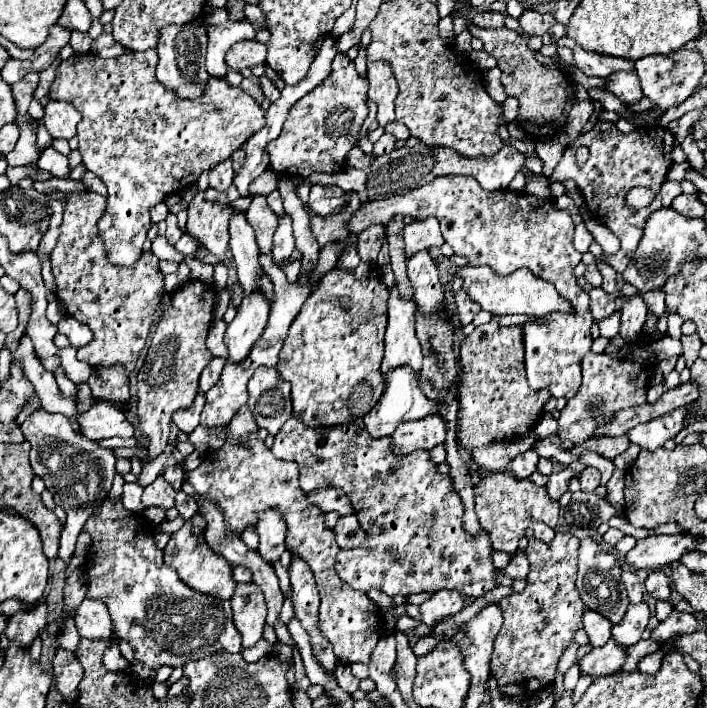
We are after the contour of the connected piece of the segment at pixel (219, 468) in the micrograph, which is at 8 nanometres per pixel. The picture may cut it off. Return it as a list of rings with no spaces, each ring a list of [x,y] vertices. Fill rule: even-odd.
[[[247,405],[241,407],[229,423],[227,443],[221,449],[213,451],[209,459],[205,459],[195,471],[191,471],[187,475],[187,481],[203,499],[211,499],[223,509],[225,523],[235,533],[241,533],[245,527],[255,527],[257,519],[267,507],[277,507],[287,521],[287,549],[295,551],[315,575],[321,595],[319,621],[323,637],[331,641],[335,655],[341,661],[369,663],[371,651],[375,649],[383,633],[381,613],[363,591],[355,591],[347,583],[341,583],[339,575],[335,573],[335,557],[339,553],[339,545],[335,541],[335,533],[323,525],[325,513],[315,505],[309,507],[305,493],[299,487],[297,463],[273,457],[273,453],[257,437],[257,425]],[[245,439],[249,441],[249,447],[239,445],[239,441]]]

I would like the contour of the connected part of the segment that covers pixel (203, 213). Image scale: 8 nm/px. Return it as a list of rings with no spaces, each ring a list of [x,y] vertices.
[[[209,171],[201,174],[201,179],[197,183],[198,193],[187,207],[189,217],[185,231],[193,235],[209,253],[221,259],[229,249],[227,221],[235,211],[227,205],[211,203],[205,199],[205,191],[209,187],[208,175]]]

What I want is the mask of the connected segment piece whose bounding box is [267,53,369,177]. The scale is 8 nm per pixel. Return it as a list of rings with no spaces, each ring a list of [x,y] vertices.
[[[345,53],[337,55],[333,73],[291,107],[281,135],[269,143],[269,167],[289,177],[341,171],[367,117],[367,87],[367,79],[355,71],[353,61]]]

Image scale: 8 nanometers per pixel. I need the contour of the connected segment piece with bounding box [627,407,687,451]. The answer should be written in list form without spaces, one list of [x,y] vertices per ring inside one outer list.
[[[685,407],[677,409],[677,411],[671,411],[671,413],[665,413],[657,419],[651,419],[643,425],[637,425],[633,427],[627,437],[631,443],[639,445],[641,449],[649,449],[649,451],[655,451],[659,447],[663,447],[663,443],[667,439],[673,439],[681,429],[683,429],[683,421],[685,421]]]

